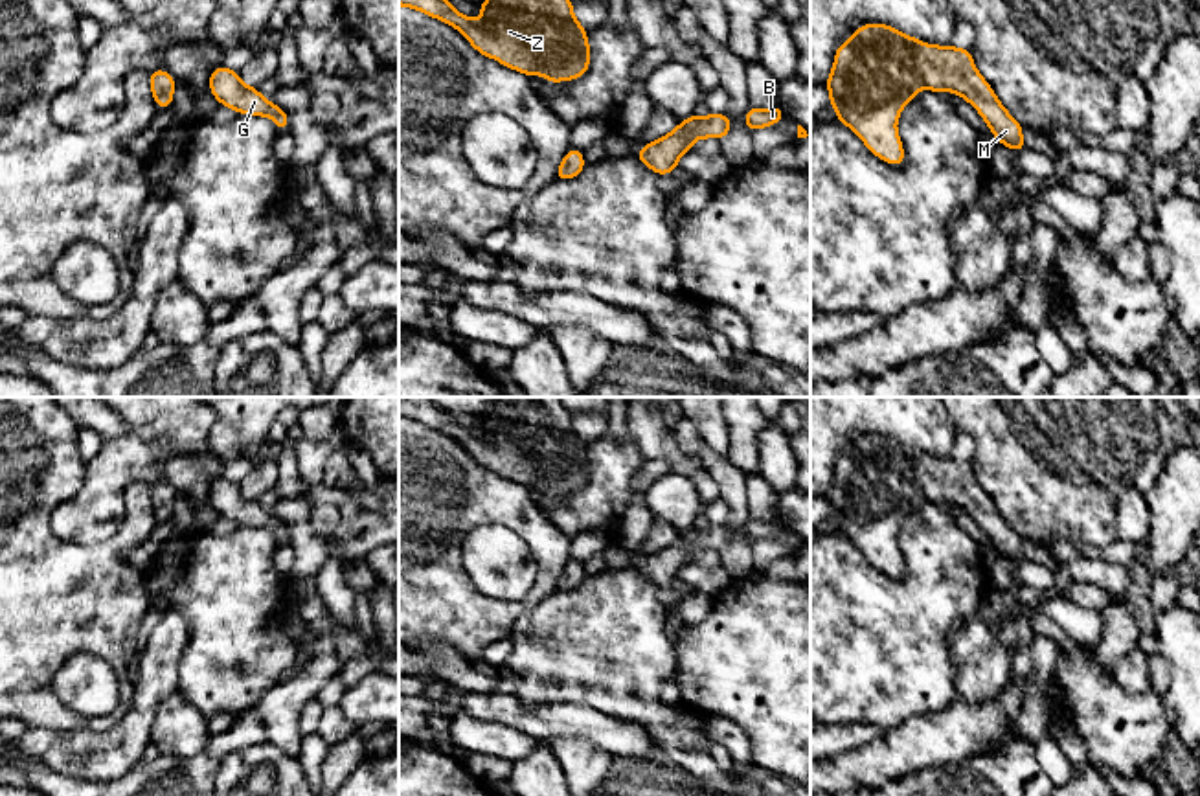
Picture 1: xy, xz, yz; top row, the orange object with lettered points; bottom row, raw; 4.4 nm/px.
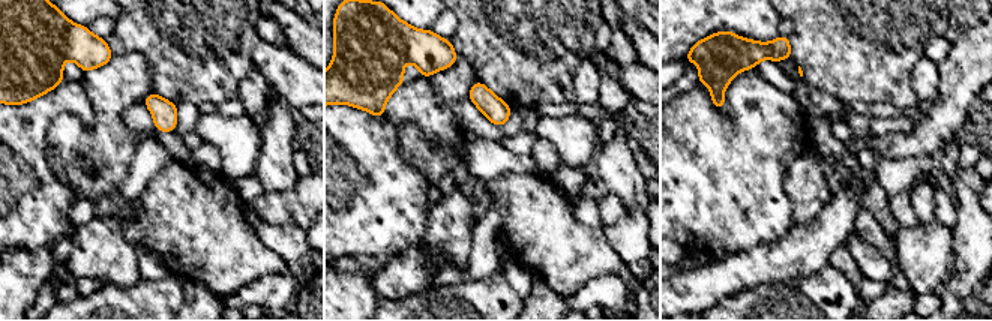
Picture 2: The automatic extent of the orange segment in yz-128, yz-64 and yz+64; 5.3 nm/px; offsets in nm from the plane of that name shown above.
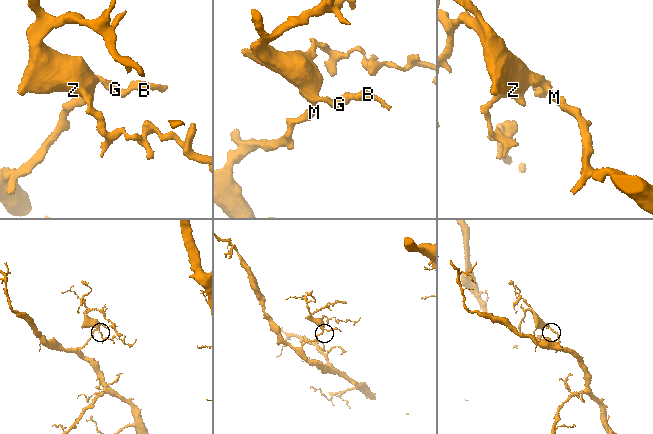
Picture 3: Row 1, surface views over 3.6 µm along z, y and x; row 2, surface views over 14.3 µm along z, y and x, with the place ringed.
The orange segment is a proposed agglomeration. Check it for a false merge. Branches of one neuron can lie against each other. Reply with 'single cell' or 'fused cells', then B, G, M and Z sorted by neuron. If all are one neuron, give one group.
single cell | B G M Z

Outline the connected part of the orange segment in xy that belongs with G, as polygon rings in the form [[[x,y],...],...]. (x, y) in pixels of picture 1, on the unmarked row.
[[[222,476],[217,478],[209,489],[209,502],[221,517],[239,526],[268,528],[276,533],[277,542],[289,540],[287,524],[266,513],[257,500],[243,496],[239,483],[228,482]]]

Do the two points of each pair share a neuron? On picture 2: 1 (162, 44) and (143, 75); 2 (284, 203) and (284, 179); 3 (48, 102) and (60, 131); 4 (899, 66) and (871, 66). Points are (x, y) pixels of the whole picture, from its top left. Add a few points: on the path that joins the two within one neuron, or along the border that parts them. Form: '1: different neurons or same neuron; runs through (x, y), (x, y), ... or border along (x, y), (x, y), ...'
1: different neurons; border along (140, 53), (147, 63), (149, 78), (156, 92)
2: different neurons; border along (302, 177), (291, 188), (269, 189), (266, 192)
3: different neurons; border along (59, 114), (51, 122), (45, 152)
4: same neuron; runs through (892, 66), (878, 66)

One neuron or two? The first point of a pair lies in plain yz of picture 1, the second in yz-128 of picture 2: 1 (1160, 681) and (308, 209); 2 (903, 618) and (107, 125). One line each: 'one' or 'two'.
1: one
2: two

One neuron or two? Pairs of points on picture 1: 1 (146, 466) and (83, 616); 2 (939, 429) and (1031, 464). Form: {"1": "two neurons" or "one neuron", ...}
{"1": "two neurons", "2": "two neurons"}

